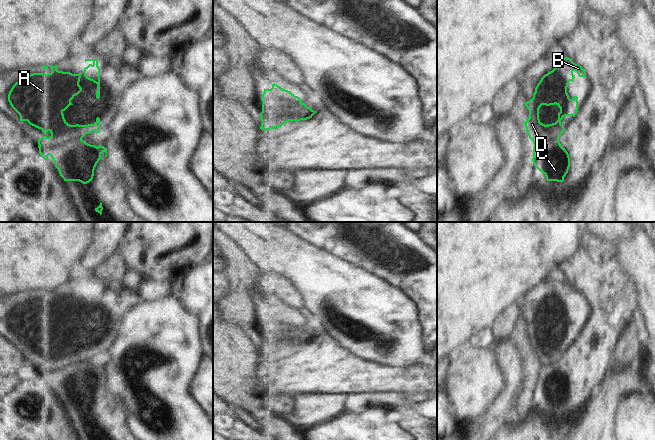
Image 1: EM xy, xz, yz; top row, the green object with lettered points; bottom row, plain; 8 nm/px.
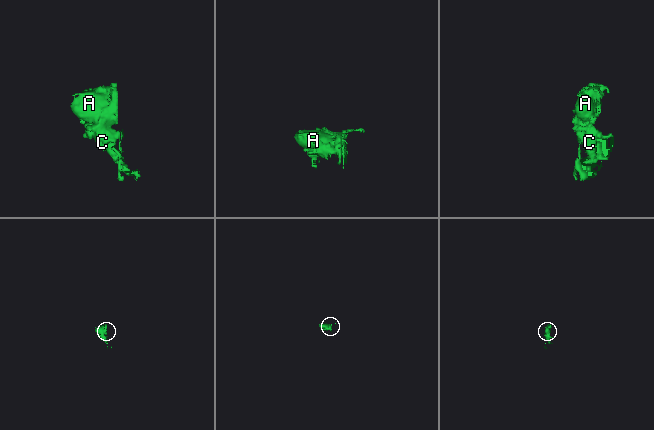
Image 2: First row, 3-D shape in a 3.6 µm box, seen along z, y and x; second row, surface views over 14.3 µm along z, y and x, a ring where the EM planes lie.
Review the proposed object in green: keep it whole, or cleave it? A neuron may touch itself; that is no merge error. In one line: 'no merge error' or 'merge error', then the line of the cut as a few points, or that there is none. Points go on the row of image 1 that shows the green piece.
merge error; cut in xz along (295, 96), (290, 115), (273, 117), (266, 112), (261, 118)

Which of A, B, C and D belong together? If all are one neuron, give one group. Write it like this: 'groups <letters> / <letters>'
groups A B D / C

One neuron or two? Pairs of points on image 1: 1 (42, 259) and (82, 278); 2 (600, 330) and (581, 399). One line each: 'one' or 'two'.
1: two
2: one

